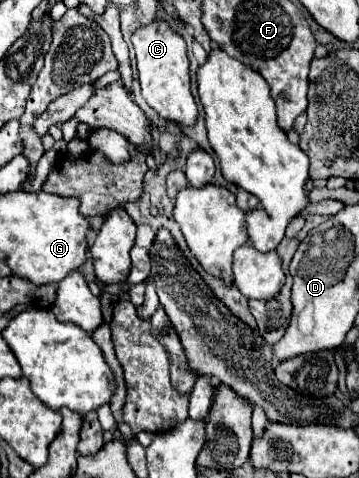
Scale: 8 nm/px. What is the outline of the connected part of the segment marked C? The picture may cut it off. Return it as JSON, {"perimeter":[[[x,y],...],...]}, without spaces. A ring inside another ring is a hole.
{"perimeter":[[[153,21],[147,27],[139,27],[131,37],[135,57],[137,57],[137,71],[141,83],[141,95],[151,109],[155,109],[163,119],[179,123],[181,127],[195,127],[197,123],[197,103],[191,95],[191,79],[189,79],[189,59],[185,41],[177,35],[169,23]]]}

